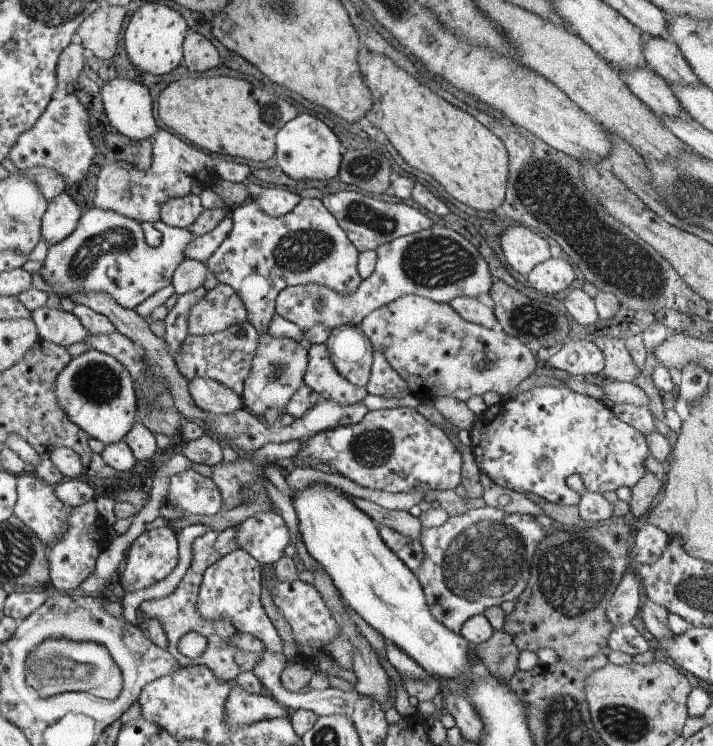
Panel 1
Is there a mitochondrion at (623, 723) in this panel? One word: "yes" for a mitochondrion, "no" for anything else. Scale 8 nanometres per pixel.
yes

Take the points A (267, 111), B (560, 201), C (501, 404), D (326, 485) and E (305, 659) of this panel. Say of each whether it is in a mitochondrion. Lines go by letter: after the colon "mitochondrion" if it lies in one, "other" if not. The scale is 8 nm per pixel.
A: mitochondrion
B: mitochondrion
C: other
D: other
E: other

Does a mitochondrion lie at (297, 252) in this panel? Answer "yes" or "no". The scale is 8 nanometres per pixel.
yes

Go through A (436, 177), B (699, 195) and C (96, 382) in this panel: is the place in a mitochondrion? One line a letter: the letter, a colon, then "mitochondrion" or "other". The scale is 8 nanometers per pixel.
A: other
B: mitochondrion
C: mitochondrion

